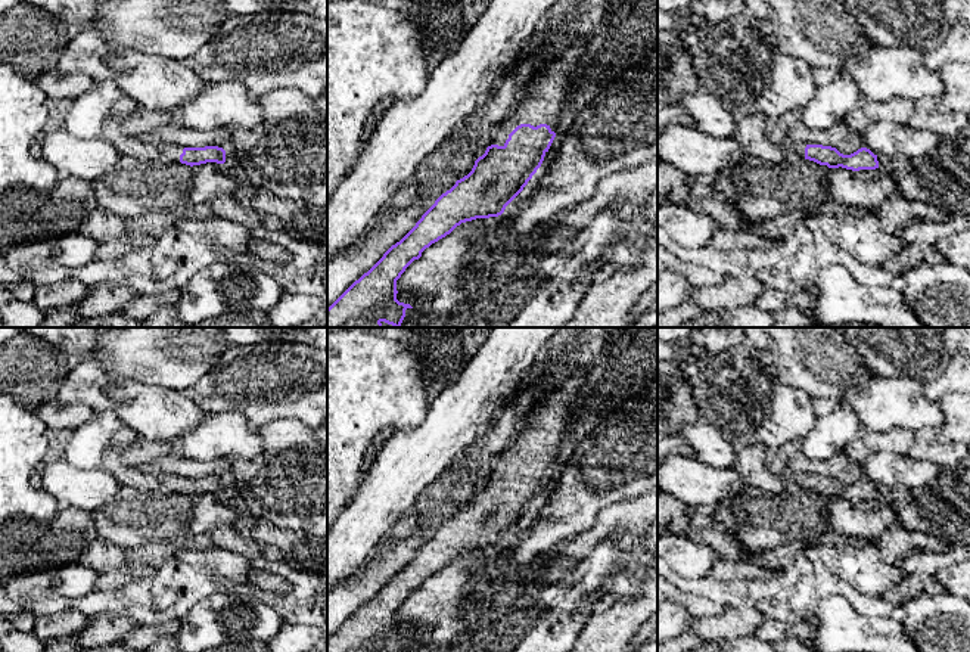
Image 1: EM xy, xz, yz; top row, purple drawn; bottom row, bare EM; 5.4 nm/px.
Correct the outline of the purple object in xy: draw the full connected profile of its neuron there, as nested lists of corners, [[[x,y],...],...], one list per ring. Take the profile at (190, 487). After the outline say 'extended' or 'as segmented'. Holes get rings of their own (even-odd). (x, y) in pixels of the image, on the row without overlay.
[[[162,472],[158,475],[159,491],[164,494],[181,493],[186,496],[200,496],[206,493],[224,494],[227,482],[218,476],[183,478],[178,475]]] | extended

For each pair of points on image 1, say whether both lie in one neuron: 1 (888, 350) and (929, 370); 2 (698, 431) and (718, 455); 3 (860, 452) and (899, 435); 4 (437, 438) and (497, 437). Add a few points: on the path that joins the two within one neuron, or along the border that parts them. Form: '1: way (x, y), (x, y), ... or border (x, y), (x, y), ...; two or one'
1: way (898, 350), (908, 350), (919, 360); one
2: way (702, 437), (712, 449); one
3: way (870, 443), (889, 441); one
4: border (479, 432), (466, 450); two

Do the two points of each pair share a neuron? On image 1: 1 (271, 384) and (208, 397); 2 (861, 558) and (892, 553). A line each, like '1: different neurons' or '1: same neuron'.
1: same neuron
2: different neurons

